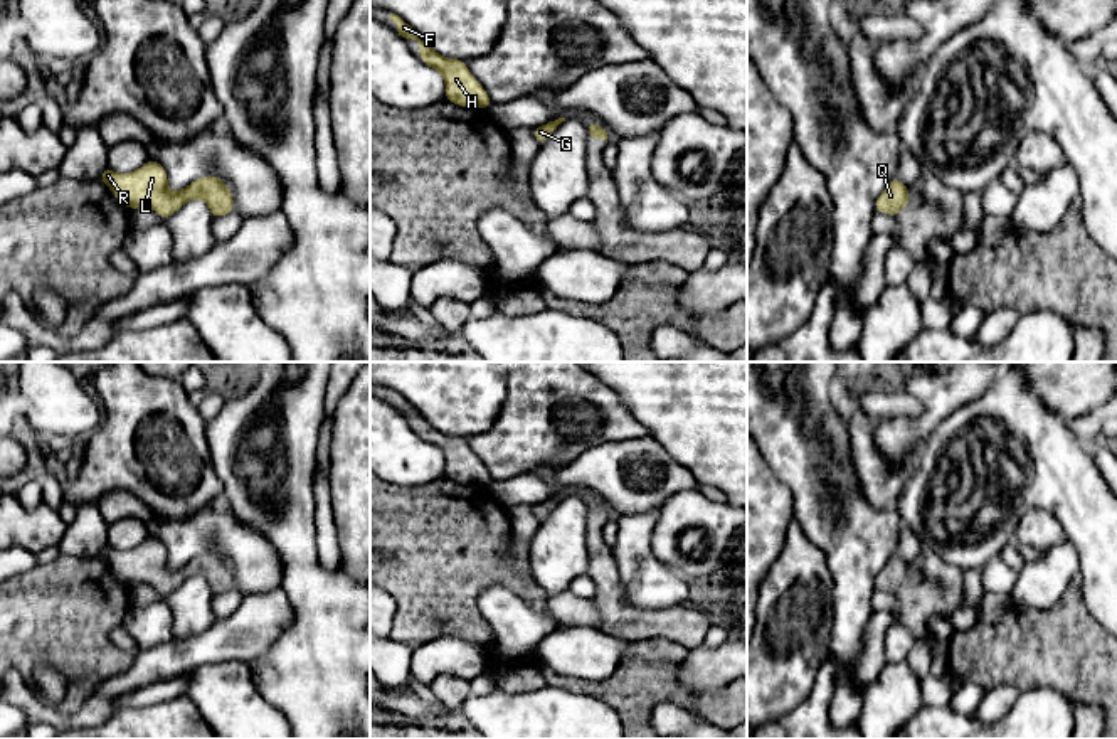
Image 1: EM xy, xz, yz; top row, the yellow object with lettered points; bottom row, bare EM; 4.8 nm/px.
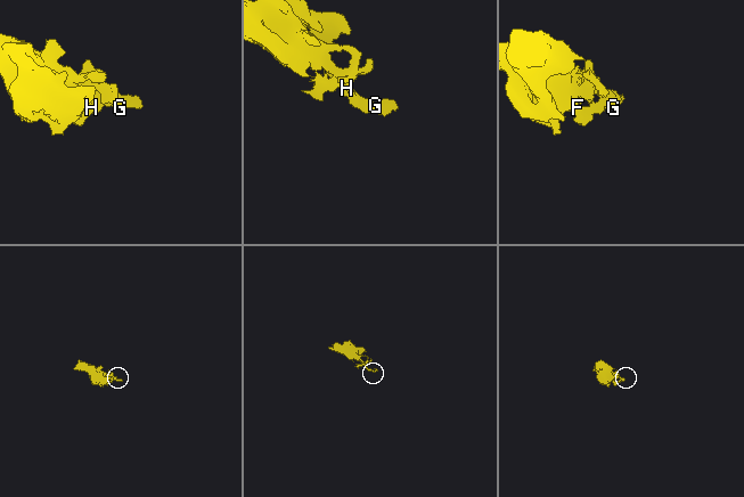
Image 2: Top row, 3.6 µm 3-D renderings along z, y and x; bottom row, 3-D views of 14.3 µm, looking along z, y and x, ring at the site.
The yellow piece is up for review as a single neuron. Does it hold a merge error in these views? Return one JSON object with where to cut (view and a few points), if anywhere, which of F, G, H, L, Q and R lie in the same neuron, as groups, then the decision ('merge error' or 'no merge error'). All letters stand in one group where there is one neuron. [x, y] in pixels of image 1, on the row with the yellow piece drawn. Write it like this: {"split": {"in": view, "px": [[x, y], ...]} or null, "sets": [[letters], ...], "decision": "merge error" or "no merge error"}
{"split": null, "sets": [["F", "G", "H", "L", "Q", "R"]], "decision": "no merge error"}

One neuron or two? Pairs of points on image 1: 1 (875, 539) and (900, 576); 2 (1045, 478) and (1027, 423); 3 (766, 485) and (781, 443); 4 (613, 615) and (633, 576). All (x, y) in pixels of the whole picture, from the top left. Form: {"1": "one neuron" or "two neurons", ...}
{"1": "two neurons", "2": "one neuron", "3": "two neurons", "4": "two neurons"}

